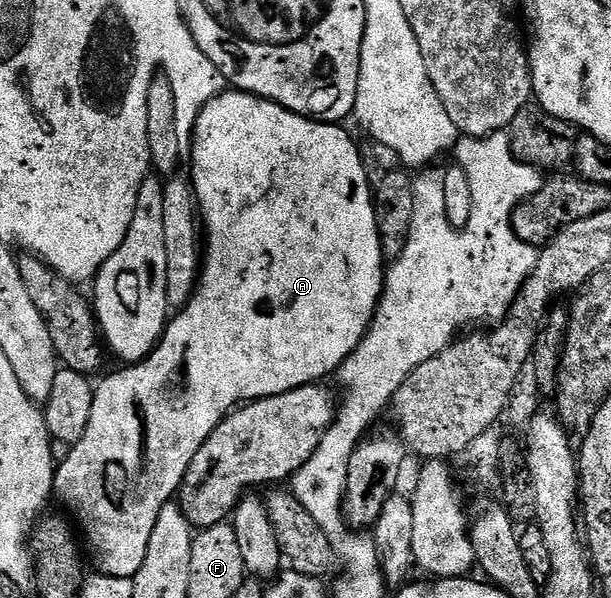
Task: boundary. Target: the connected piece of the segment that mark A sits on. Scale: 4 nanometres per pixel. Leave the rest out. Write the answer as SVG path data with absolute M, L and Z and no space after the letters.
M224 92L224 93L221 93L221 94L218 94L218 95L217 95L217 96L216 96L216 98L215 98L215 99L214 99L214 100L212 100L212 101L211 101L211 103L209 103L209 105L207 105L207 106L204 106L204 108L203 108L203 111L202 111L202 112L200 112L200 113L199 113L199 119L198 119L198 121L196 121L196 122L195 122L195 124L194 124L194 127L193 127L193 133L195 133L195 143L193 143L193 144L192 144L192 146L191 146L191 143L190 143L190 146L189 146L189 162L190 162L190 158L191 158L191 170L190 170L190 169L189 169L189 177L190 177L190 180L191 180L191 184L192 184L192 186L194 186L194 188L195 188L195 200L196 200L196 202L198 202L198 203L199 203L199 213L200 213L200 215L201 215L201 222L202 222L202 225L203 225L203 226L204 226L204 227L205 227L205 253L204 253L204 254L203 254L203 255L202 255L202 258L201 258L201 273L200 273L200 276L199 276L199 284L198 284L198 286L196 286L196 288L195 288L195 294L194 294L194 296L192 296L192 298L191 298L191 299L190 299L190 301L188 301L188 302L187 302L187 305L186 305L186 306L184 306L184 307L182 307L182 309L180 309L180 310L179 310L179 311L178 311L178 313L176 313L176 314L179 314L179 315L177 315L177 316L176 316L176 318L175 318L175 315L174 315L174 317L172 317L172 318L171 318L171 319L170 319L170 321L168 321L168 324L167 324L167 329L166 329L166 330L164 330L164 332L163 332L163 336L162 336L162 338L160 338L160 340L159 340L159 342L158 342L158 344L156 344L156 345L155 345L155 349L154 349L154 350L152 350L152 352L151 352L151 355L149 355L149 357L147 357L147 358L144 358L144 359L143 359L143 361L141 361L141 362L137 362L137 363L134 363L134 364L127 364L127 365L124 365L124 366L123 366L123 367L122 367L122 368L119 368L119 369L123 369L123 370L119 370L119 371L117 371L117 372L116 372L116 374L111 374L111 375L109 375L109 376L108 376L108 378L107 378L107 379L105 379L105 380L104 380L104 382L103 382L103 383L101 383L101 384L100 384L100 383L98 383L98 385L96 385L96 386L95 386L95 395L94 395L94 396L93 396L93 412L92 412L92 414L91 414L91 415L90 415L90 416L89 416L89 428L85 428L85 436L81 436L81 440L77 440L77 444L76 444L76 445L75 445L75 446L72 446L72 447L70 447L70 449L68 449L68 450L67 450L67 451L66 451L66 453L67 453L67 459L65 459L65 460L64 460L64 462L63 462L63 459L62 459L62 461L60 461L60 462L59 462L59 463L58 463L58 466L57 466L57 469L56 469L56 471L55 471L55 488L54 488L54 493L55 493L55 494L56 494L56 495L57 495L57 498L60 498L60 500L61 500L61 501L63 501L63 502L64 502L64 504L65 504L65 505L67 505L67 506L71 506L71 510L72 510L72 512L73 512L73 513L75 513L75 518L76 518L76 519L75 519L75 518L74 518L74 521L75 521L75 522L76 522L76 523L77 523L77 526L78 526L78 522L77 522L77 521L79 521L79 526L80 526L80 527L79 527L79 526L78 526L78 529L79 529L79 530L80 530L80 531L81 531L81 538L82 538L82 541L83 541L83 542L84 542L84 543L85 543L85 546L86 546L86 542L85 542L85 541L87 541L87 546L88 546L88 548L89 548L89 549L91 549L91 554L92 554L92 556L93 556L93 557L95 557L95 566L96 566L96 568L97 568L97 569L99 569L99 570L96 570L96 571L98 571L98 573L99 573L99 574L100 574L100 575L103 575L103 576L106 576L106 577L108 577L108 578L129 578L129 579L134 579L134 577L135 577L135 574L136 574L136 572L138 572L138 571L139 571L139 569L140 569L140 568L141 568L141 564L142 564L142 563L143 563L143 562L144 562L144 561L145 561L145 552L146 552L146 551L148 551L148 549L149 549L149 536L153 536L153 528L154 528L154 527L156 527L156 525L157 525L157 518L158 518L158 516L159 516L159 513L160 513L160 512L161 512L161 510L162 510L162 509L163 509L163 508L165 508L165 507L166 507L166 506L167 506L167 503L168 503L168 502L170 502L170 501L172 501L172 499L174 499L174 498L175 498L175 497L176 497L176 495L178 495L178 493L179 493L179 486L180 486L180 484L181 484L181 483L182 483L182 482L183 482L183 477L184 477L184 476L185 476L185 472L186 472L186 471L187 471L187 469L188 469L188 468L189 468L189 464L190 464L190 463L191 463L191 461L192 461L192 460L193 460L193 456L197 456L197 448L201 448L201 444L205 444L205 440L209 440L209 436L210 436L210 435L211 435L211 433L212 433L212 432L214 432L214 431L215 431L215 430L216 430L216 428L217 428L217 427L219 427L219 426L220 426L220 424L221 424L221 423L222 423L222 422L223 422L223 420L224 420L224 418L226 418L226 417L227 417L227 415L228 415L228 414L230 414L230 413L231 413L231 411L232 411L232 410L234 410L234 409L236 409L236 407L238 407L238 406L239 406L239 405L240 405L240 404L246 404L246 403L249 403L249 402L256 402L256 400L257 400L257 399L259 399L259 398L268 398L268 397L269 397L269 396L277 396L277 395L278 395L278 394L284 394L284 393L285 393L285 392L289 392L289 391L290 391L290 390L296 390L296 389L297 389L297 388L301 388L301 387L302 387L302 386L309 386L309 385L312 385L312 384L315 384L315 383L318 383L318 382L319 382L319 381L320 381L320 380L323 380L323 377L325 377L325 376L326 376L326 374L331 374L331 375L334 375L334 374L335 374L335 373L336 373L336 371L338 371L338 369L339 369L339 365L341 365L341 363L343 363L343 361L345 361L345 359L347 359L347 358L348 358L348 357L349 357L349 355L351 355L351 353L352 353L352 352L353 352L353 351L355 351L355 349L357 349L357 348L358 348L358 347L359 347L359 345L360 345L360 344L361 344L361 340L362 340L362 339L363 339L363 338L364 338L364 336L365 336L365 335L367 335L367 329L369 329L369 328L370 328L370 327L371 327L371 321L372 321L372 320L373 320L373 316L374 316L374 315L375 315L375 310L376 310L376 309L377 309L377 307L379 307L379 297L381 297L381 296L382 296L382 295L383 295L383 279L384 279L384 277L385 277L385 259L384 259L384 256L383 256L383 249L382 249L382 248L381 248L381 240L380 240L380 239L379 239L379 229L378 229L378 228L377 228L377 216L376 216L376 215L375 215L375 204L374 204L374 201L373 201L373 182L370 182L370 180L369 180L369 179L367 179L367 166L366 166L366 164L365 164L365 163L363 163L363 158L362 158L362 156L361 156L361 155L359 155L359 150L358 150L358 148L357 148L357 147L355 147L355 142L354 142L354 140L353 140L353 139L351 139L351 138L350 138L350 136L349 136L349 135L347 135L347 134L346 134L346 132L345 132L345 131L343 131L343 130L342 130L342 129L343 129L343 128L344 128L344 127L343 127L343 126L342 126L342 125L339 125L339 124L332 124L332 123L329 123L329 122L316 122L316 121L315 121L315 119L313 119L313 118L302 118L302 116L301 116L301 115L300 115L300 114L294 114L294 113L293 113L293 111L291 111L291 110L286 110L286 109L285 109L285 108L284 108L284 107L283 107L283 106L279 106L279 105L277 105L277 103L275 103L275 102L270 102L270 101L269 101L269 99L267 99L267 98L258 98L258 97L257 97L257 96L256 96L256 94L244 94L244 93L242 93L242 92Z

